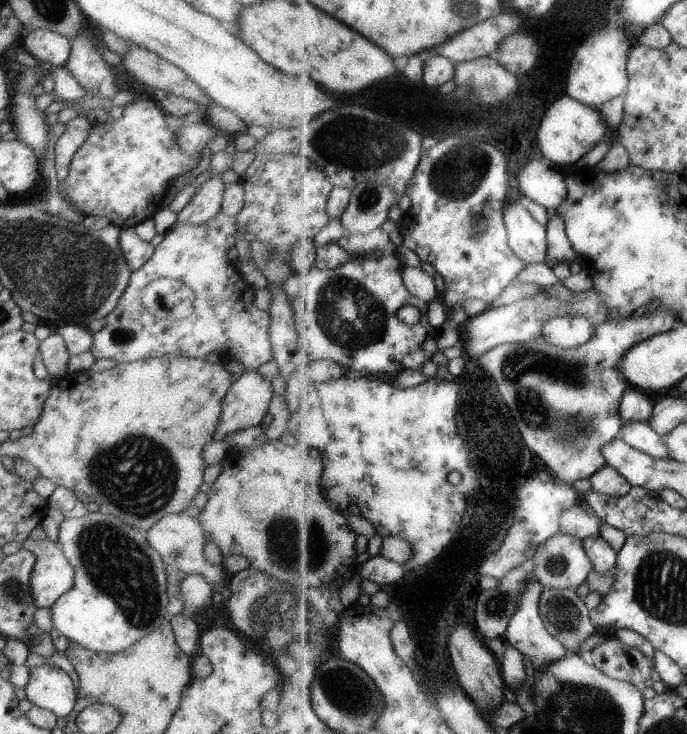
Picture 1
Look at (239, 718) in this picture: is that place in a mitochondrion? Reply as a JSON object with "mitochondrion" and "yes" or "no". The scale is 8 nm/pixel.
{"mitochondrion":"no"}

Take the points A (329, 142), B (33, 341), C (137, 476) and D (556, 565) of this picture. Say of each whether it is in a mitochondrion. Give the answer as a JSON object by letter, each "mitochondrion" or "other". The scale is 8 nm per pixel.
{"A":"mitochondrion","B":"other","C":"mitochondrion","D":"mitochondrion"}

